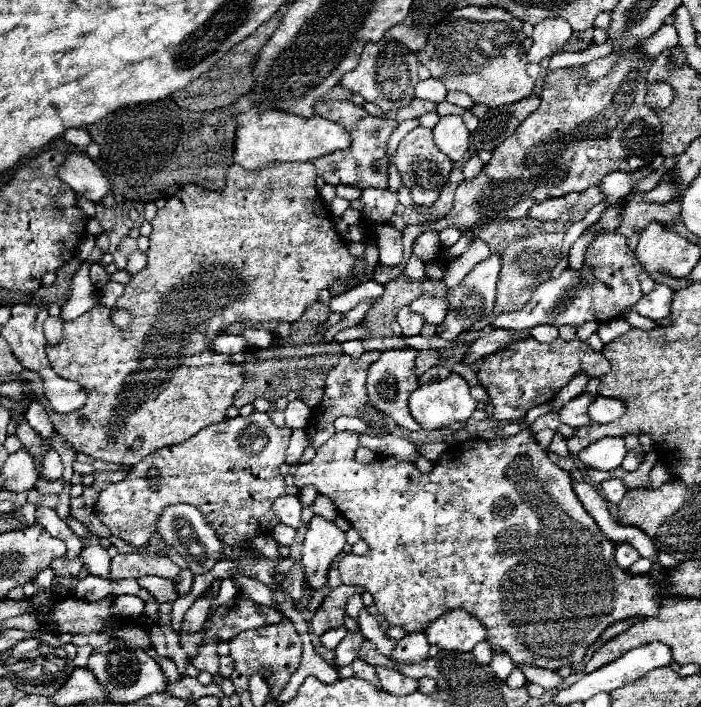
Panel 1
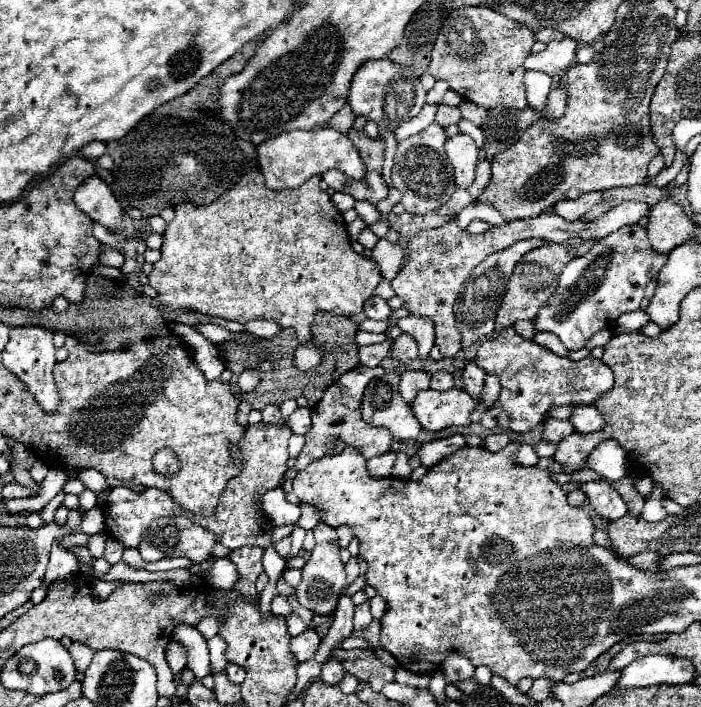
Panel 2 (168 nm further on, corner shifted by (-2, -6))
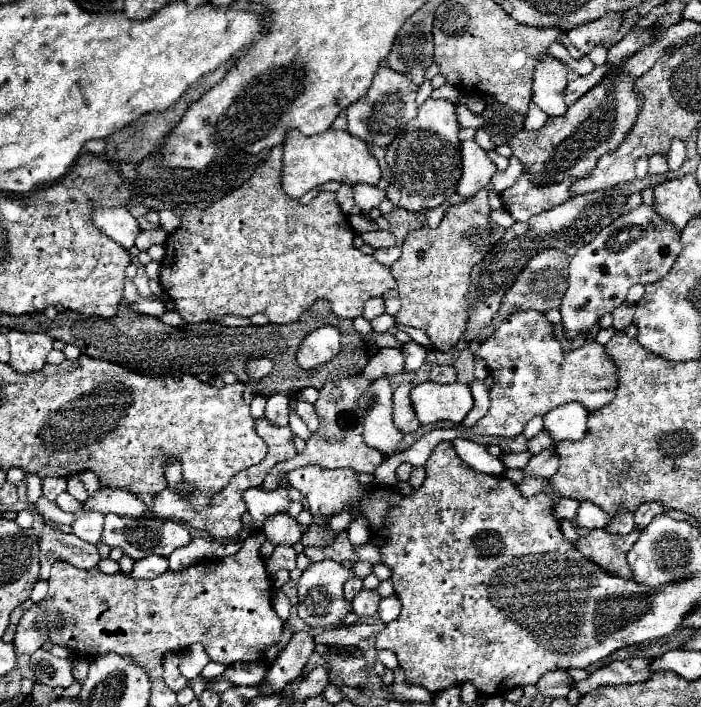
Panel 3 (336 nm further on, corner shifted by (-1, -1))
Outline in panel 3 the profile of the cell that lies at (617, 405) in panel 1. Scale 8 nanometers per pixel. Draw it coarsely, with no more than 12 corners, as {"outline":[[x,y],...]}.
{"outline":[[566,403],[544,415],[554,443],[578,441],[586,433],[588,413]]}

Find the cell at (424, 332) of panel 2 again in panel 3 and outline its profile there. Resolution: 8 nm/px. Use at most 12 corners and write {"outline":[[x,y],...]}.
{"outline":[[404,345],[404,371],[416,371],[428,357],[422,345]]}

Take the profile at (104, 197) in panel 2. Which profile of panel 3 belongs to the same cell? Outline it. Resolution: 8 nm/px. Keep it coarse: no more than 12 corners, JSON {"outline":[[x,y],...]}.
{"outline":[[94,207],[104,235],[132,249],[140,233],[126,207]]}

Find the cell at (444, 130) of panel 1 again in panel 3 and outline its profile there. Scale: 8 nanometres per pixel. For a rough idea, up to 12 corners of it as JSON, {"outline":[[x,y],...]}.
{"outline":[[462,141],[458,193],[474,195],[496,171],[486,151]]}

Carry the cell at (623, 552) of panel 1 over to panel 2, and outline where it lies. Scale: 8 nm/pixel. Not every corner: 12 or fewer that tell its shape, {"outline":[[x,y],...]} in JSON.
{"outline":[[639,552],[627,562],[639,570],[661,572],[659,552]]}

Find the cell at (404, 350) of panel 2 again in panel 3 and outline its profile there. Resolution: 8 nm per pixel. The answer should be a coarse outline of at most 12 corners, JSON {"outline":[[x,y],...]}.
{"outline":[[380,349],[362,371],[370,381],[404,371],[402,349]]}

